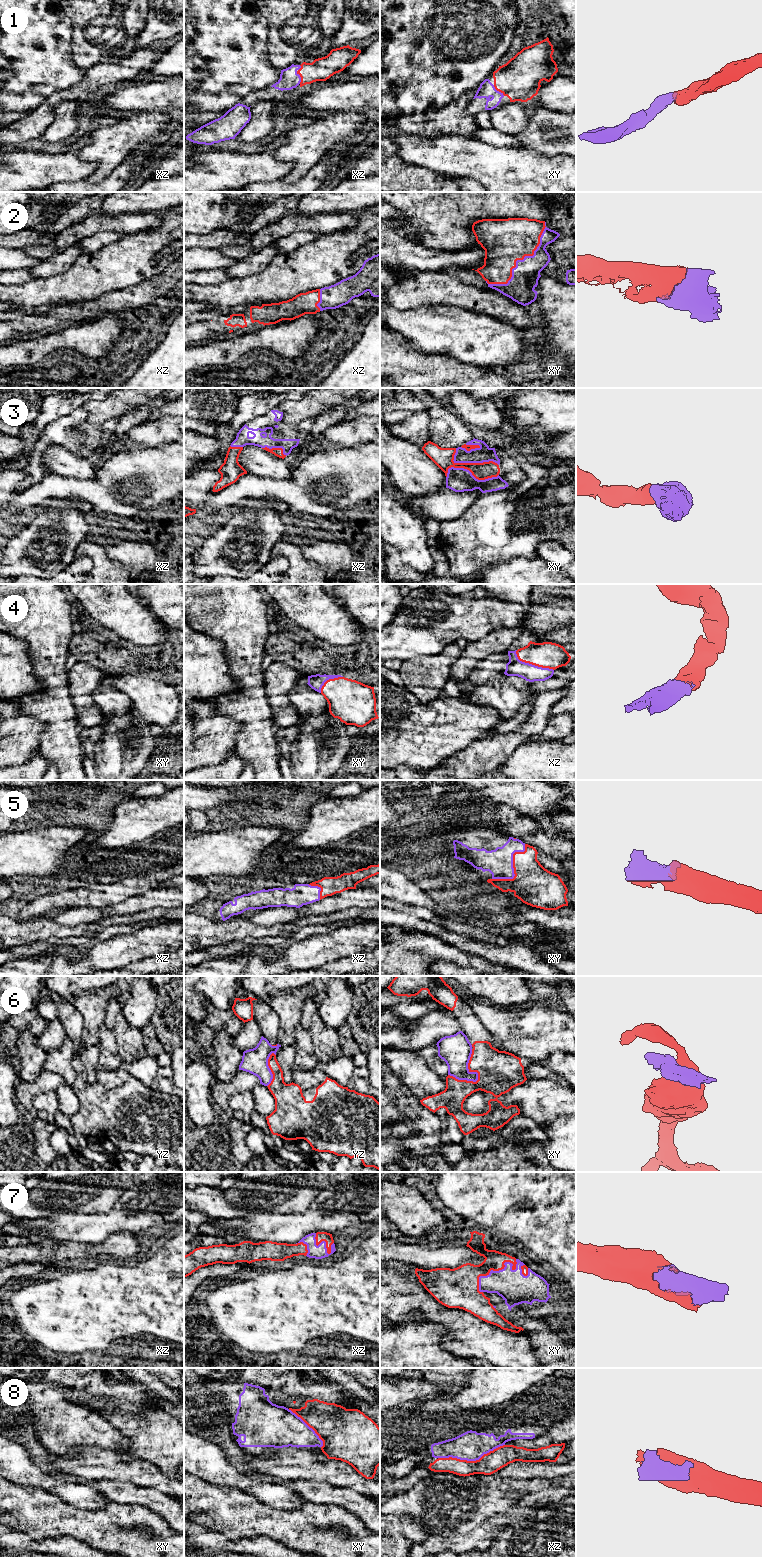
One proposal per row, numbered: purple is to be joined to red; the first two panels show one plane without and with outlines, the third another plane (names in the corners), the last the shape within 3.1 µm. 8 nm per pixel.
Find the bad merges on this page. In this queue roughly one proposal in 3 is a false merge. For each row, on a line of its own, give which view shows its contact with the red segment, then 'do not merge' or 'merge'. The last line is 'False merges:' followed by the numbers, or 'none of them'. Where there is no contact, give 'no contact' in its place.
1: xz | merge
2: xy | merge
3: xy | merge
4: xz | merge
5: xy | merge
6: xy | do not merge
7: xy | merge
8: xz | do not merge
False merges: 6, 8

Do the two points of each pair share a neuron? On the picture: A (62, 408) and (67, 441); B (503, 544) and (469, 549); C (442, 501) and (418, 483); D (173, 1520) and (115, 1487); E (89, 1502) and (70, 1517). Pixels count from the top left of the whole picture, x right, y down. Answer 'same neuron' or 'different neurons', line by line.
A: different neurons
B: same neuron
C: different neurons
D: same neuron
E: different neurons

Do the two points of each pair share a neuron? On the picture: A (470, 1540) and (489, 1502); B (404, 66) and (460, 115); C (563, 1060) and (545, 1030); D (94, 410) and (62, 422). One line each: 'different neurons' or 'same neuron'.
A: different neurons
B: different neurons
C: different neurons
D: different neurons

